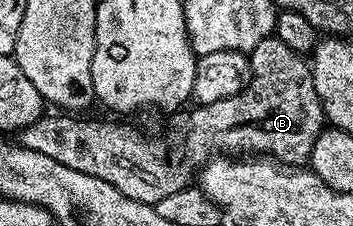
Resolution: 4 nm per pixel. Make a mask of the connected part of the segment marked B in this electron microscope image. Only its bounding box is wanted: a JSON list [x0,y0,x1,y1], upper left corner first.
[17,37,324,205]

